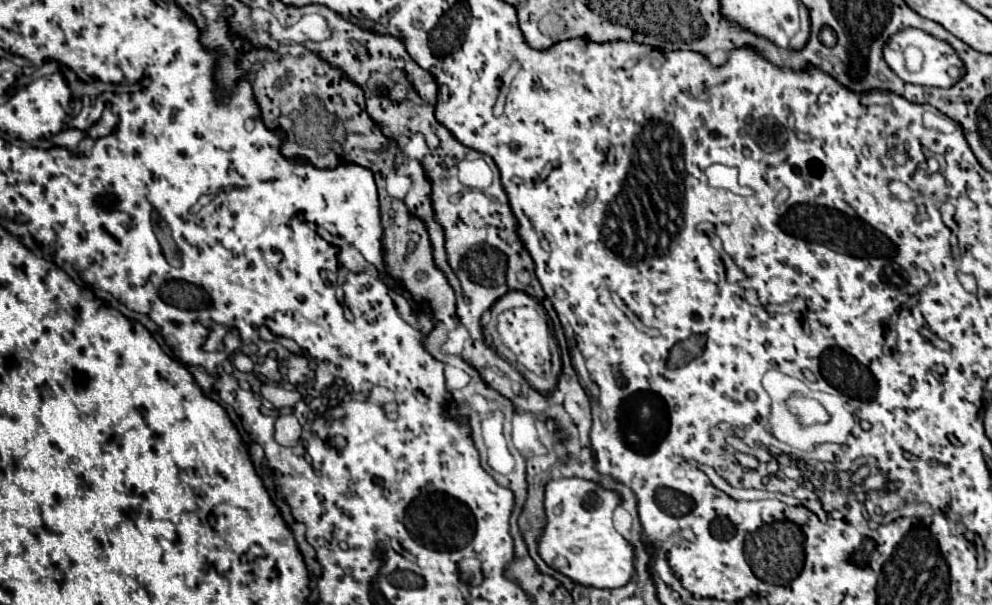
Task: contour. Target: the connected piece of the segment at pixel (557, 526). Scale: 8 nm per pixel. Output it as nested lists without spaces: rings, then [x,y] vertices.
[[[578,478],[550,480],[544,488],[546,526],[538,540],[540,558],[574,584],[592,588],[620,588],[634,572],[632,546],[614,530],[612,512],[620,504],[616,492]]]

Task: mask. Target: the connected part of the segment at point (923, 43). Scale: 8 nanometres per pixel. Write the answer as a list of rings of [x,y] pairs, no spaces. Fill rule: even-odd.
[[[906,28],[898,34],[894,34],[886,48],[884,48],[884,58],[888,62],[888,66],[904,80],[904,82],[910,82],[910,84],[920,84],[920,86],[938,86],[938,88],[950,88],[958,82],[958,76],[962,76],[962,62],[958,60],[958,54],[942,40],[934,40],[934,36],[922,32],[922,30],[916,30],[916,28]],[[908,46],[914,46],[922,52],[922,64],[920,64],[920,70],[918,72],[910,72],[906,68],[906,60],[904,60],[904,50]]]

